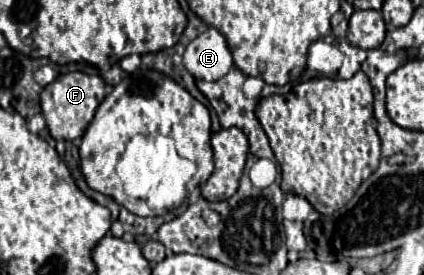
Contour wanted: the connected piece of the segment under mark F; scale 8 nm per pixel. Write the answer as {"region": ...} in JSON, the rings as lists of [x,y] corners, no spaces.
{"region":[[[69,72],[65,76],[59,76],[49,86],[45,86],[41,92],[41,112],[47,120],[51,136],[55,140],[81,138],[103,98],[105,98],[105,80],[101,76],[91,76],[83,72]]]}

